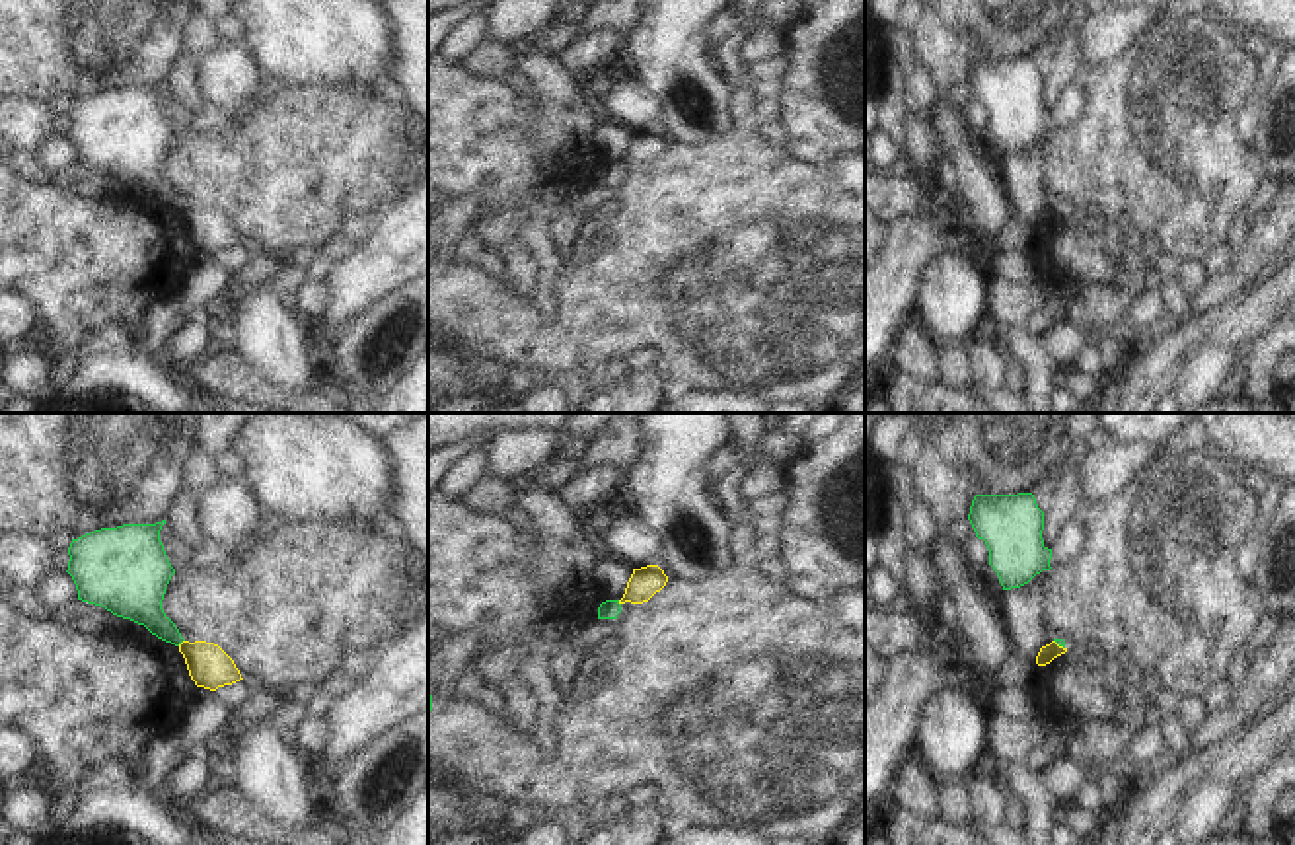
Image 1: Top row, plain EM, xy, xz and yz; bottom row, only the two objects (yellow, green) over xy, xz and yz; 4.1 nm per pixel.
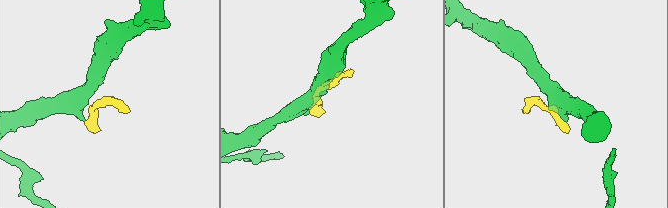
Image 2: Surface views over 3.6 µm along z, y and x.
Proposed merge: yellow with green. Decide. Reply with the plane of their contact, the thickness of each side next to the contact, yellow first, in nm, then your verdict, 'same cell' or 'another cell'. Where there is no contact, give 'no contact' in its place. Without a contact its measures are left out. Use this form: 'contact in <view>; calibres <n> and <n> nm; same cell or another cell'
contact in xy; calibres 180 and 180 nm; another cell

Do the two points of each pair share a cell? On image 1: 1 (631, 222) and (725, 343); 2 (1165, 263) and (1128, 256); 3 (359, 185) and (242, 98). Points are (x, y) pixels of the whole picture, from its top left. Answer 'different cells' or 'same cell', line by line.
1: same cell
2: same cell
3: different cells

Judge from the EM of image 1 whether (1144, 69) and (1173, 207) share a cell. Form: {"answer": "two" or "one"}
{"answer": "one"}

